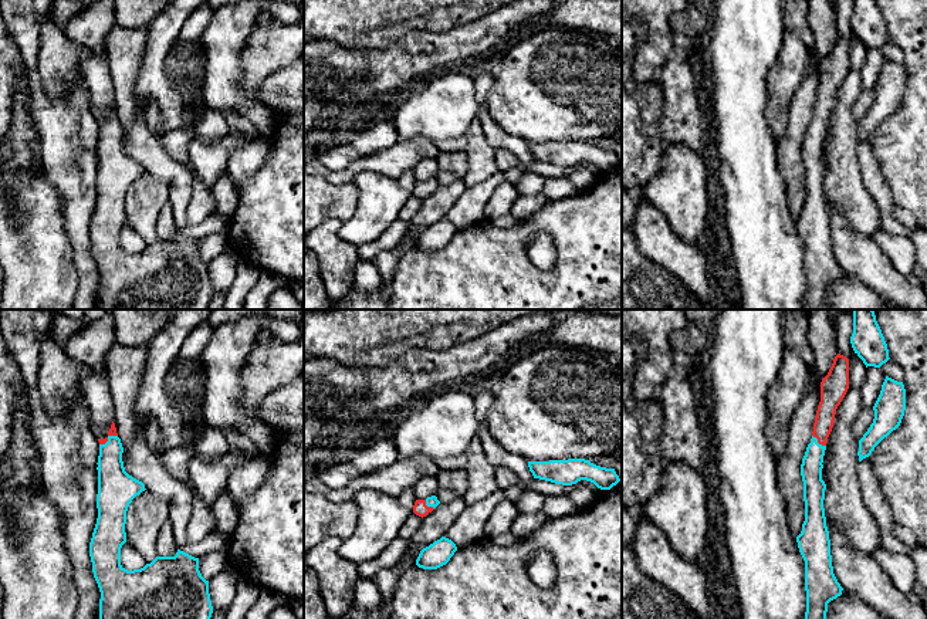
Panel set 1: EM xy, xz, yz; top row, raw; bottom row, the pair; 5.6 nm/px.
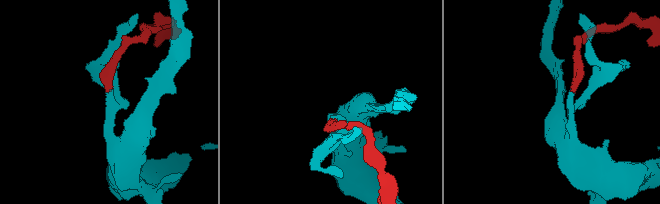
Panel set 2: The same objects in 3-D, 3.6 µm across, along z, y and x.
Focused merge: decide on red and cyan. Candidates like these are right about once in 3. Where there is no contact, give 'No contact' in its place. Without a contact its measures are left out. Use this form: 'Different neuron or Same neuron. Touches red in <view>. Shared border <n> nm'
Same neuron. Touches red in yz. Shared border 100 nm

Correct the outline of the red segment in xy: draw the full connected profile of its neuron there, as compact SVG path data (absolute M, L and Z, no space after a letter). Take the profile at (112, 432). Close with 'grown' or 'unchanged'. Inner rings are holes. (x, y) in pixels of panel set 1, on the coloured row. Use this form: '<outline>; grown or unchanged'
M114 422L108 436L98 442L98 518L89 542L89 557L101 592L99 619L210 619L213 606L209 581L199 571L199 558L177 549L175 557L156 557L141 569L128 571L121 565L121 548L126 542L126 511L132 500L146 488L125 471L124 447Z; grown

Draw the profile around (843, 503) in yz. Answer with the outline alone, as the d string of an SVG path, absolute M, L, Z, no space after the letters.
M849 386L836 409L822 463L826 471L825 517L845 531L855 551L866 555L883 548L880 530L865 504L859 478L859 440L873 419L873 407L865 407L860 390Z

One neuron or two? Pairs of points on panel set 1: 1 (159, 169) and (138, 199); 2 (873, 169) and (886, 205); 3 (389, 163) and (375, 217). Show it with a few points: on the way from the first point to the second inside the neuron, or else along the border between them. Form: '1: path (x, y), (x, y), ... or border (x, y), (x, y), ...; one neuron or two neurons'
1: border (146, 171), (166, 186), (169, 202); two neurons
2: path (873, 178), (883, 196); one neuron
3: border (396, 179), (361, 172), (352, 182); two neurons

